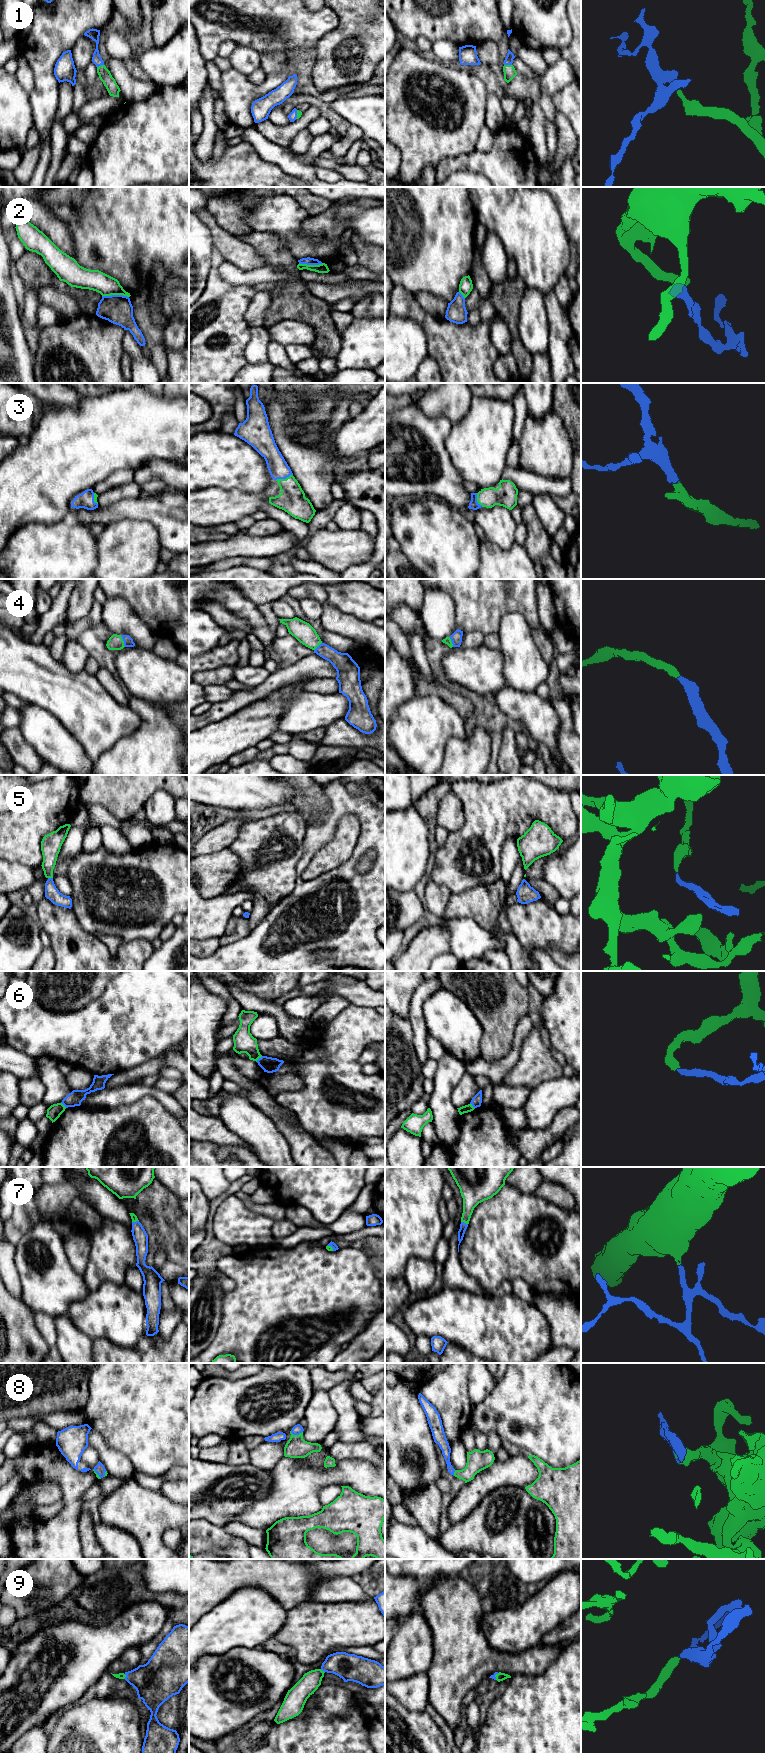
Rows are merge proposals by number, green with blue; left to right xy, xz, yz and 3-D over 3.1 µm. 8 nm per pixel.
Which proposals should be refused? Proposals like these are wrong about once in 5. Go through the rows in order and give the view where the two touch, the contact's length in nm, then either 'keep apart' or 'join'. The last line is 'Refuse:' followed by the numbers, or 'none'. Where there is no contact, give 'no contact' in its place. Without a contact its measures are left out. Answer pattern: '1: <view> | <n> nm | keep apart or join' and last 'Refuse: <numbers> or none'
1: yz | 60 nm | join
2: xy | 220 nm | keep apart
3: xz | 140 nm | join
4: xy | 100 nm | join
5: xy | 40 nm | join
6: xz | 70 nm | keep apart
7: yz | 60 nm | join
8: xz | 100 nm | join
9: xz | 50 nm | join
Refuse: 2, 6

